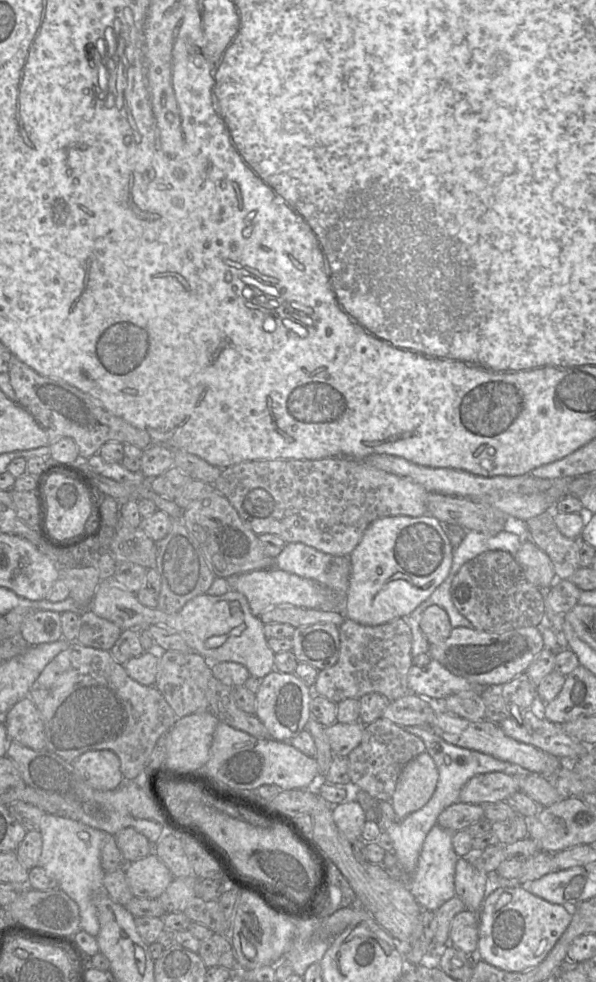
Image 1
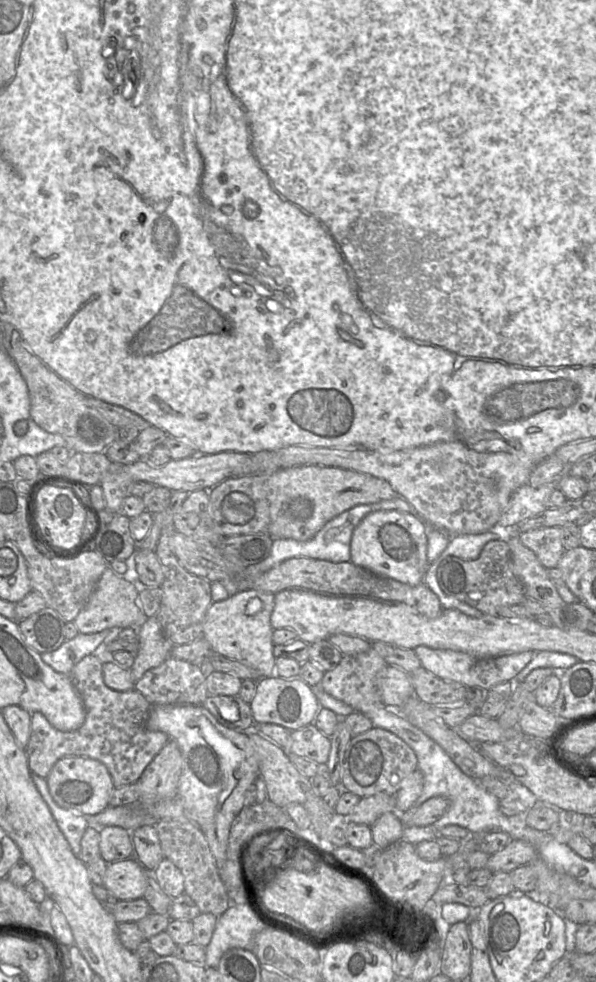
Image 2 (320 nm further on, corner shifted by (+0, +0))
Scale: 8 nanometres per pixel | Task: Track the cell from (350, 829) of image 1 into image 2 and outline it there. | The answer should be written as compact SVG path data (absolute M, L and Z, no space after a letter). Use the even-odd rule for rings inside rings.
M380 792L372 796L360 798L359 802L344 819L344 822L365 824L371 827L382 814L395 811L395 795Z

